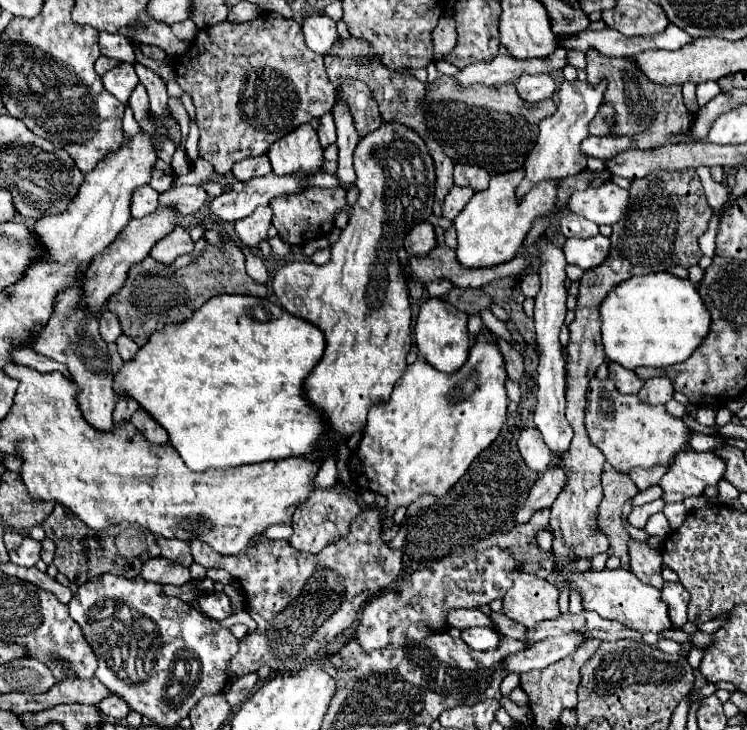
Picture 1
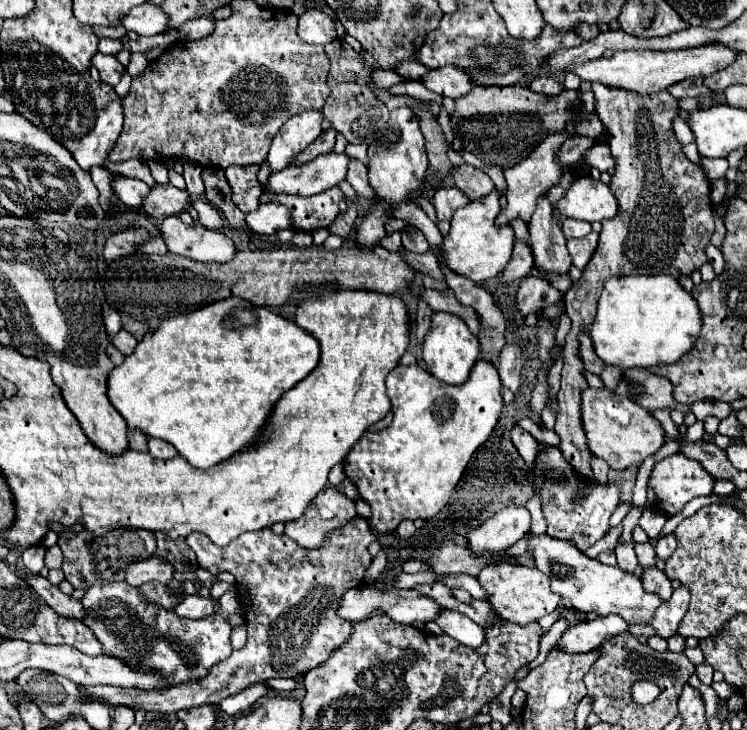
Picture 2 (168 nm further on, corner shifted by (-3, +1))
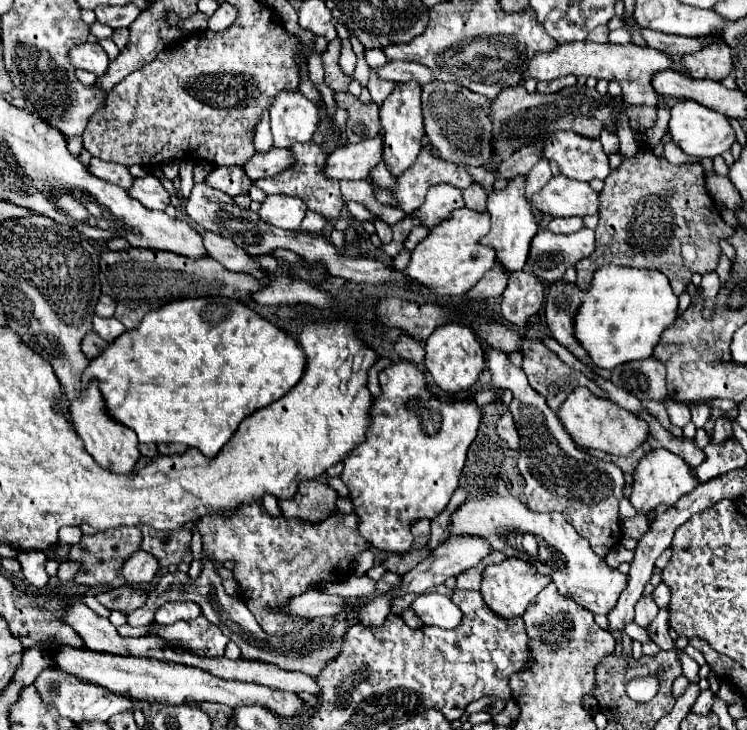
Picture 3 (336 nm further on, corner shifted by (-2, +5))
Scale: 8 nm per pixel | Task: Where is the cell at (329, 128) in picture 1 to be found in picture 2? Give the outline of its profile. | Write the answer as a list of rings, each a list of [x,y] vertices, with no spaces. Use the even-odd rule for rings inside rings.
[[[327,129],[325,133],[321,133],[321,137],[319,137],[317,141],[313,141],[303,153],[299,153],[299,157],[295,157],[295,161],[291,161],[291,167],[305,165],[305,163],[313,161],[313,159],[319,157],[319,155],[331,153],[333,147],[335,147],[335,135],[337,135],[335,129]]]

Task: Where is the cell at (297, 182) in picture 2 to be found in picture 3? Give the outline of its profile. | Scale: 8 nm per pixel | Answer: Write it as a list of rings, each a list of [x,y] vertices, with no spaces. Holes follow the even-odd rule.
[[[366,139],[356,145],[338,147],[326,157],[324,175],[328,179],[368,179],[372,167],[382,161],[382,139]]]

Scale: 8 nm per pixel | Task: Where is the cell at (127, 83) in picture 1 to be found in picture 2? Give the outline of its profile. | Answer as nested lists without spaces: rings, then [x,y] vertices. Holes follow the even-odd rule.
[[[95,53],[95,57],[91,57],[91,65],[99,71],[101,81],[115,87],[121,79],[123,73],[123,65],[113,57],[113,55],[103,55],[103,53]]]

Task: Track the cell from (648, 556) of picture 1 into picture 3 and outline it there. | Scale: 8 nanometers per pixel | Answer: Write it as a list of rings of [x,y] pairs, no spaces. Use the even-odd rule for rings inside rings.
[[[642,595],[642,599],[636,603],[636,617],[634,621],[640,627],[648,627],[650,621],[656,617],[658,613],[658,605],[654,601],[654,595]]]

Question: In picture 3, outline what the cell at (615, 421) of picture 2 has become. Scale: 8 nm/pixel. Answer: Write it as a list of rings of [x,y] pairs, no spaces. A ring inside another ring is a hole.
[[[578,387],[568,395],[568,399],[558,409],[558,417],[566,431],[570,433],[570,437],[574,439],[574,443],[582,449],[600,449],[608,455],[626,457],[648,439],[648,425],[642,417],[628,413],[610,399],[596,397],[586,387]]]

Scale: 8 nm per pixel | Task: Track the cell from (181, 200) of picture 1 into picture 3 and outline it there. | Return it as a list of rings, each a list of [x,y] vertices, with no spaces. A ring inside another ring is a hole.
[[[146,175],[144,179],[134,179],[134,185],[130,187],[130,197],[138,199],[146,209],[164,211],[170,205],[170,195],[162,187],[156,175]]]

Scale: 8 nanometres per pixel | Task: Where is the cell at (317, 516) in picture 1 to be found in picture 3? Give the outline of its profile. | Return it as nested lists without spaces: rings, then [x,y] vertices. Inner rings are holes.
[[[306,481],[294,501],[280,501],[284,519],[298,519],[304,523],[320,523],[334,515],[338,493],[324,481]]]

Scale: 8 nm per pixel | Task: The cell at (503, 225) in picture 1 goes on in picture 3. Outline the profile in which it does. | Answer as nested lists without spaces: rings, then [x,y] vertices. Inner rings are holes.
[[[468,207],[454,209],[454,213],[440,225],[430,229],[430,235],[416,245],[412,251],[410,265],[404,269],[420,285],[428,287],[422,291],[424,297],[442,297],[442,295],[462,295],[470,291],[496,263],[496,251],[488,245],[482,245],[480,239],[490,231],[490,213],[472,211]]]

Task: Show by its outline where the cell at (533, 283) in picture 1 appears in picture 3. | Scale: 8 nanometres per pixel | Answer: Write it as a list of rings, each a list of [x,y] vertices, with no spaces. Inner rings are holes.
[[[514,271],[510,275],[506,293],[502,295],[502,317],[516,327],[528,323],[528,319],[540,311],[546,299],[544,285],[528,271]]]

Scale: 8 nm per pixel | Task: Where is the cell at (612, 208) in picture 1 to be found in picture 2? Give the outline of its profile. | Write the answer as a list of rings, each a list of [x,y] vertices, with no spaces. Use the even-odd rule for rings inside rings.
[[[577,177],[567,193],[555,203],[555,209],[565,217],[593,223],[615,217],[617,199],[609,185],[595,181],[593,177]]]

